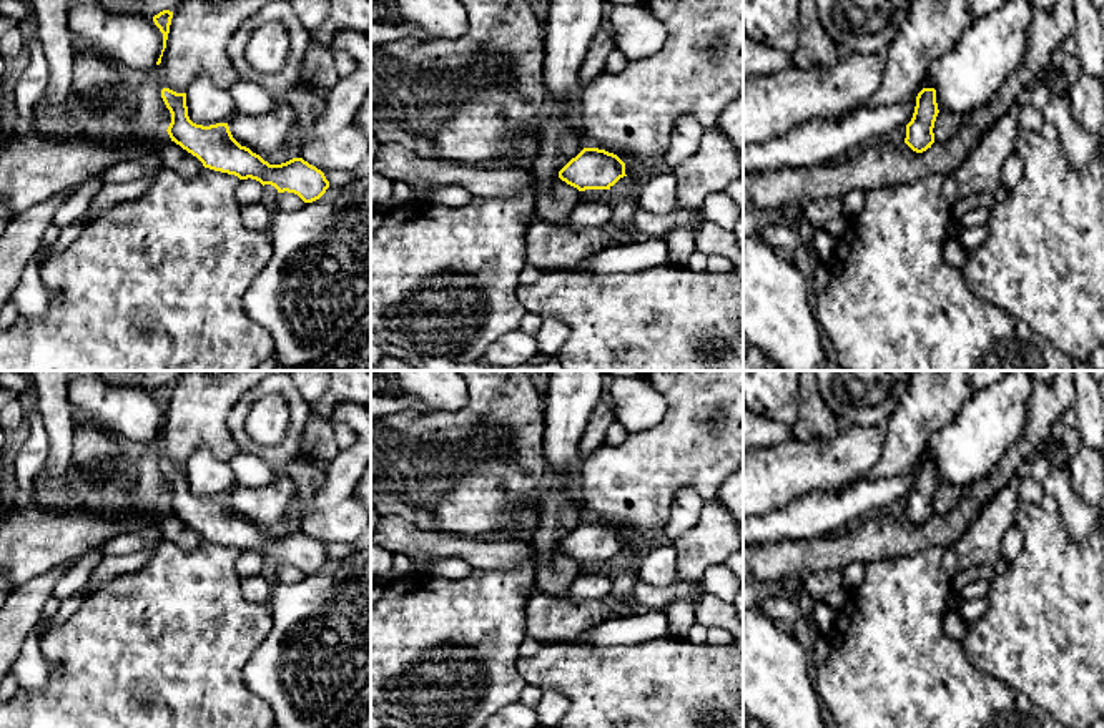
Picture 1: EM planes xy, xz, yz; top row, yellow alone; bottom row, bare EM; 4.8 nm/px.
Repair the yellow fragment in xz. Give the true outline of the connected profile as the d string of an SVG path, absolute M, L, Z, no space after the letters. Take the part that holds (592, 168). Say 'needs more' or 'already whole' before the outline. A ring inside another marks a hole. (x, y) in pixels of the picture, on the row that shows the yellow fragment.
already whole | M584 148L559 171L559 178L579 191L610 189L623 176L625 163L599 148Z

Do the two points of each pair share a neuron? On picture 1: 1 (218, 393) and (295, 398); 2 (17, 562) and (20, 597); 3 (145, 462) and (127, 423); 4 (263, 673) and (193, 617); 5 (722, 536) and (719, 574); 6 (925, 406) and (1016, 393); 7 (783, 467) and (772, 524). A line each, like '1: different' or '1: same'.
1: different
2: different
3: different
4: different
5: different
6: different
7: different

